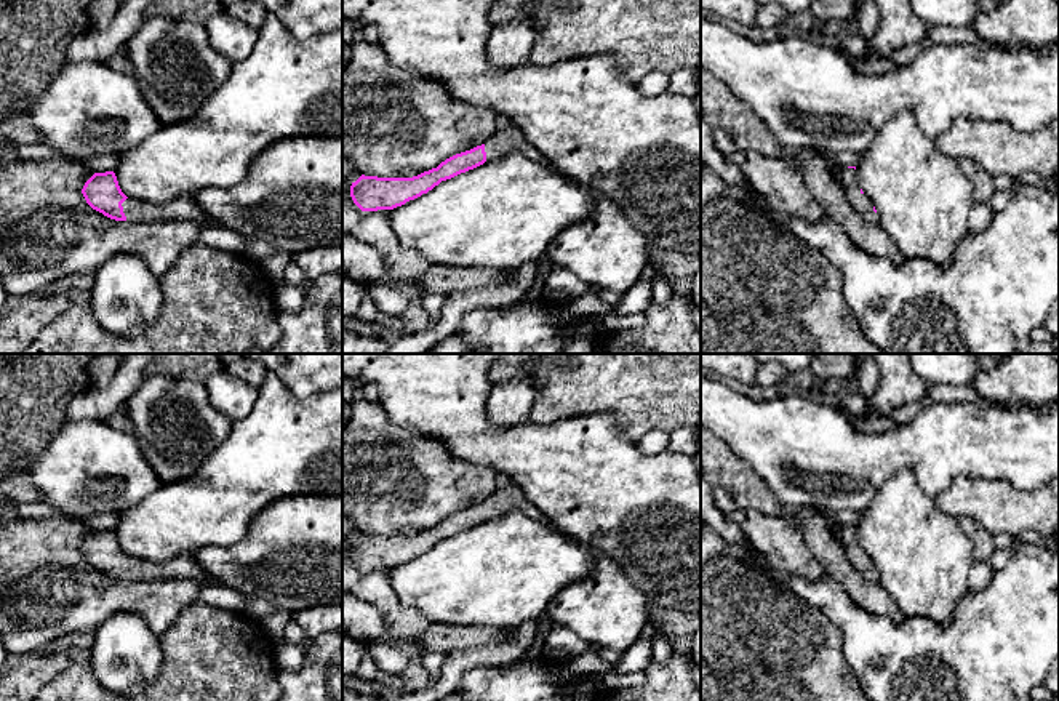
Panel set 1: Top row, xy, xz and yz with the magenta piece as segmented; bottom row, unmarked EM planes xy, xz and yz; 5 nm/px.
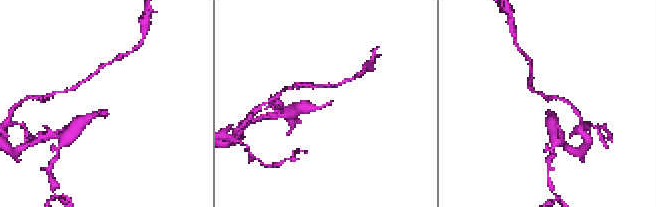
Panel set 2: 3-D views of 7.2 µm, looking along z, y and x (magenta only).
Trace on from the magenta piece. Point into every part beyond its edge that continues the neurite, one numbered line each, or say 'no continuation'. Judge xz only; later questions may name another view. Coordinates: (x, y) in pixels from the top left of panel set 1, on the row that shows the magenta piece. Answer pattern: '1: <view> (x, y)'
1: xz (504, 141)

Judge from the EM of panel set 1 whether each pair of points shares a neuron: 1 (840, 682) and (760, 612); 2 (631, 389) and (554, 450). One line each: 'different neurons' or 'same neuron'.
1: same neuron
2: different neurons

